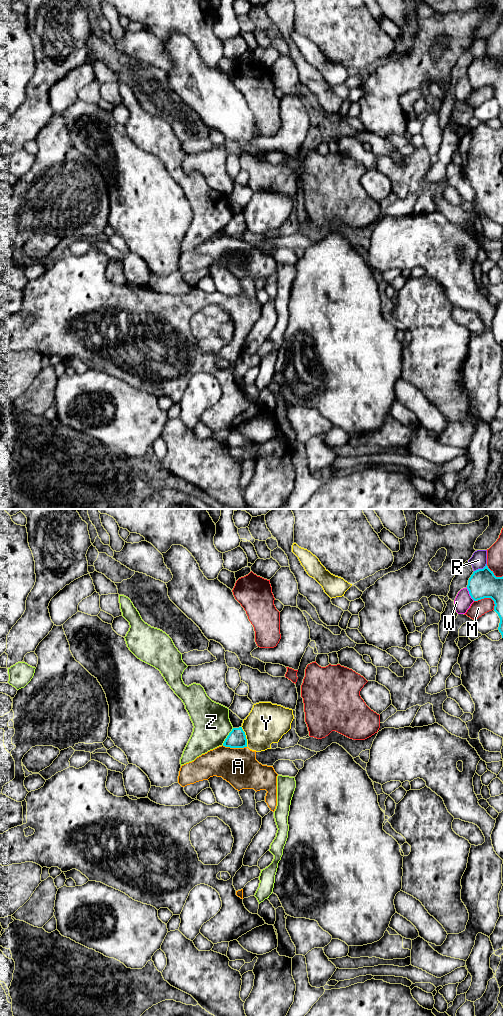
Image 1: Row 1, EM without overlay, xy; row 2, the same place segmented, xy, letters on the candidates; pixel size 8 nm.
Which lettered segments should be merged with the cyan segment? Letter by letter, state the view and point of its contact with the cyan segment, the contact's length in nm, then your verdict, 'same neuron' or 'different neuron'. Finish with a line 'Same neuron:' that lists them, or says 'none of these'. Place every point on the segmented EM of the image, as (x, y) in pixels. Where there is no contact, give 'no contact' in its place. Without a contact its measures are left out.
A: xy (234, 747) | 200 nm | different neuron
M: xy (488, 597) | 180 nm | different neuron
R: xy (480, 569) | 120 nm | different neuron
W: xy (469, 593) | 130 nm | different neuron
Y: xy (245, 736) | 180 nm | different neuron
Z: xy (227, 736) | 160 nm | different neuron
Same neuron: none of these

